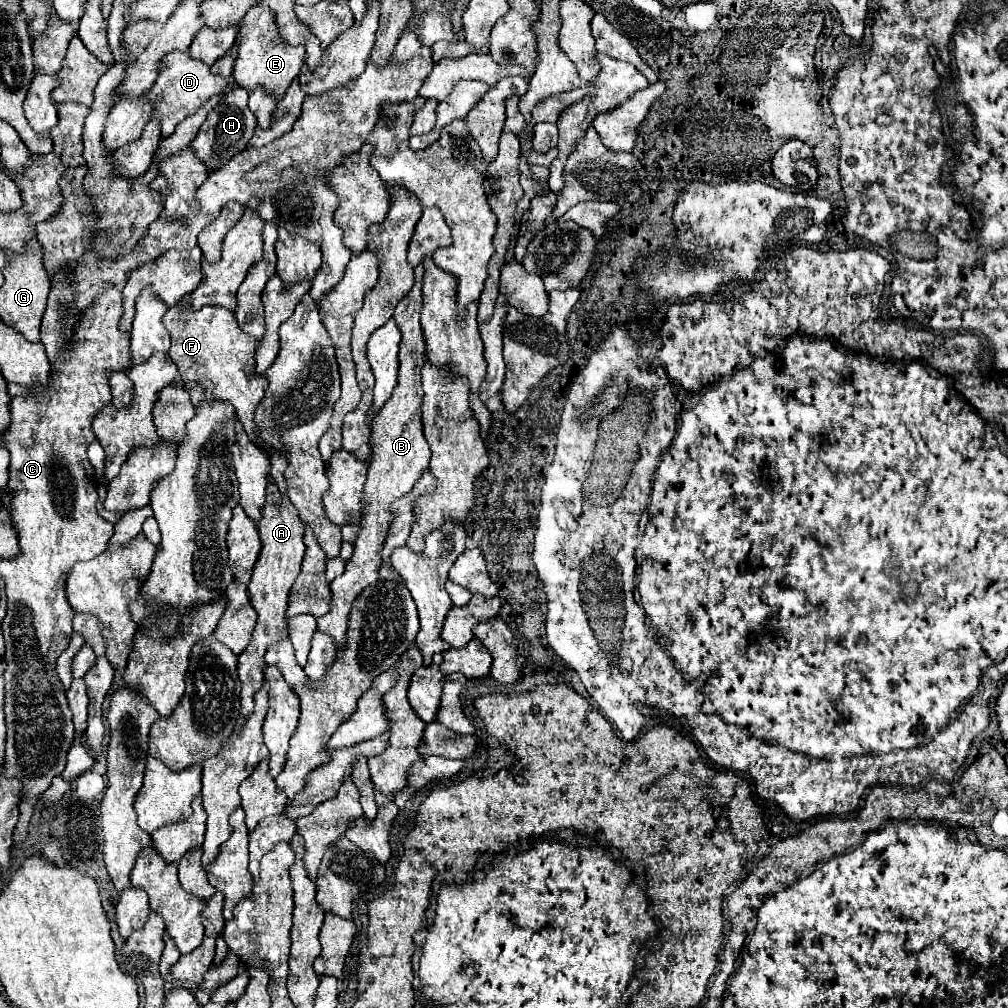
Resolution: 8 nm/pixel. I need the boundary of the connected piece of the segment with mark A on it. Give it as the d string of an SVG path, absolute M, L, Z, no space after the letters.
M271 483L267 485L267 501L263 507L263 519L259 523L259 537L261 537L261 553L253 567L251 583L247 585L251 595L251 605L257 611L257 625L251 635L251 643L247 649L239 655L239 681L243 685L241 689L241 717L237 719L237 727L245 723L245 717L253 711L253 695L263 685L263 671L265 671L265 649L271 643L277 643L289 635L287 629L287 599L289 591L301 571L301 561L305 555L305 543L303 543L303 523L299 519L297 509L291 505L289 497L281 495L279 489Z

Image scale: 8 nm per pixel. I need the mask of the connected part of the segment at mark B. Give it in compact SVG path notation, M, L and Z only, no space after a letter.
M423 265L415 269L415 285L397 303L393 319L397 321L397 327L401 329L401 345L399 345L399 381L397 387L393 389L391 399L383 405L383 409L377 413L377 417L371 423L371 457L369 457L369 469L367 469L367 483L365 483L365 511L361 511L361 521L359 521L359 533L355 539L355 553L347 561L345 573L337 577L331 583L331 609L323 617L317 619L317 625L323 633L329 633L339 645L345 641L345 631L347 631L347 619L349 619L349 609L357 595L367 587L379 581L379 567L381 567L381 549L383 541L389 531L389 521L391 521L391 503L405 493L413 489L417 479L421 477L421 471L429 467L429 457L431 449L425 441L423 427L421 427L421 399L423 399L423 389L421 389L421 367L425 365L425 337L421 331L419 323L419 311L423 305L421 297L421 283L423 283Z

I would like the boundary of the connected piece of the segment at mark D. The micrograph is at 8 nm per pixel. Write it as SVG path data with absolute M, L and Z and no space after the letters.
M173 51L173 53L165 55L165 59L161 59L161 63L159 63L157 81L147 93L149 103L153 103L151 119L159 119L159 123L161 123L161 137L169 137L175 131L177 123L181 123L187 115L197 111L199 105L203 101L207 101L209 97L223 93L225 85L227 85L225 77L211 75L211 71L205 63L191 59L187 53Z

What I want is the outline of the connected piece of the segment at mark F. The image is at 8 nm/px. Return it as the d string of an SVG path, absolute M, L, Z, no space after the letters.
M185 295L185 299L181 299L175 307L171 307L163 315L163 323L171 335L169 357L179 367L181 381L191 397L191 403L193 405L203 403L203 389L213 393L217 399L229 401L237 409L239 421L243 423L243 429L247 431L249 439L257 443L253 433L255 431L253 413L259 401L263 399L267 379L261 375L249 377L245 371L249 367L255 367L255 347L259 341L251 335L245 335L239 329L229 309L223 307L201 307L199 311L191 309L189 295Z

